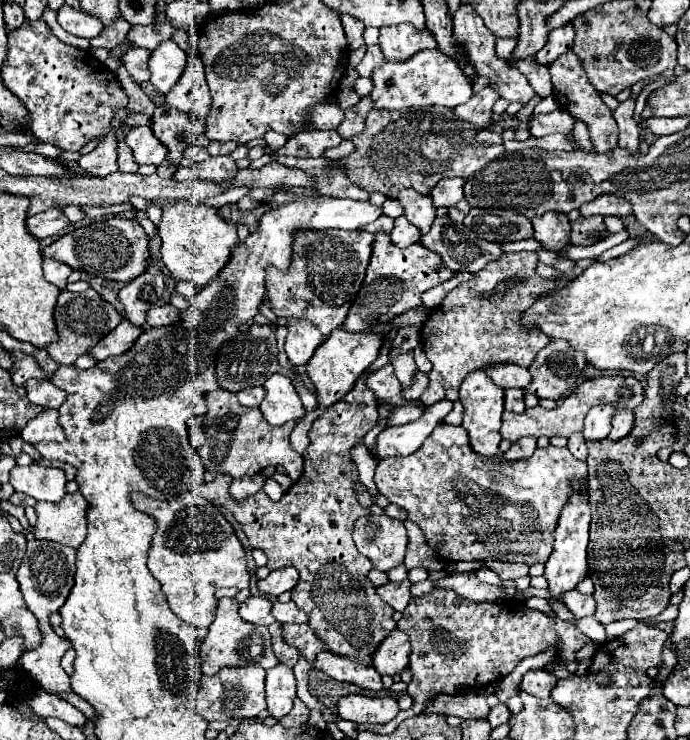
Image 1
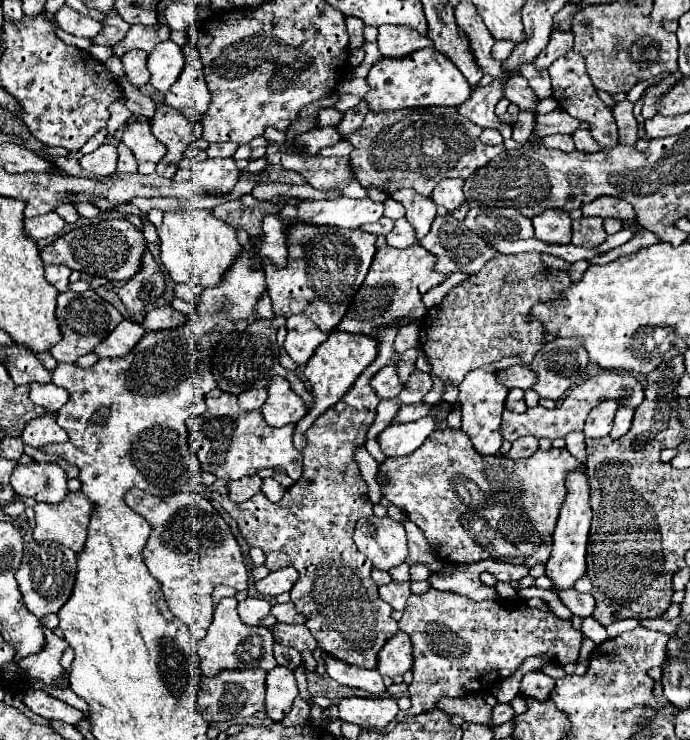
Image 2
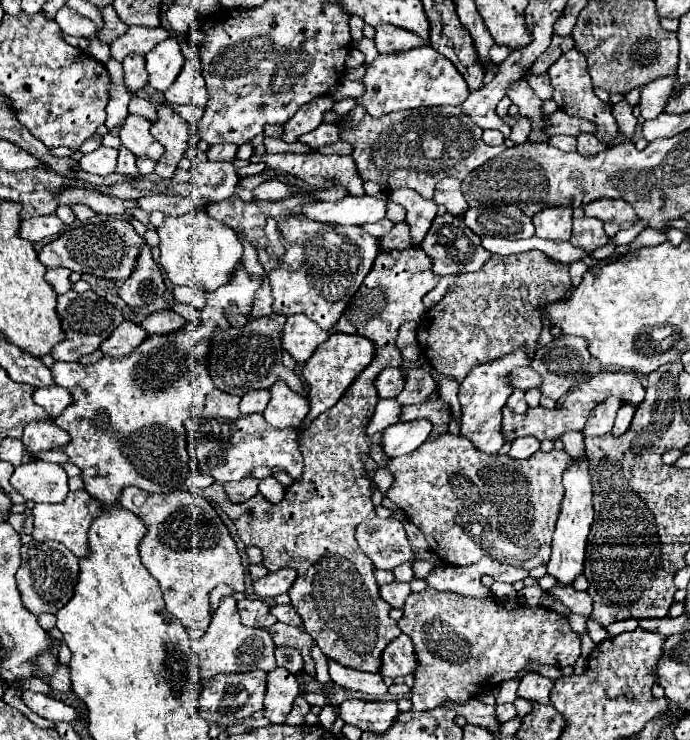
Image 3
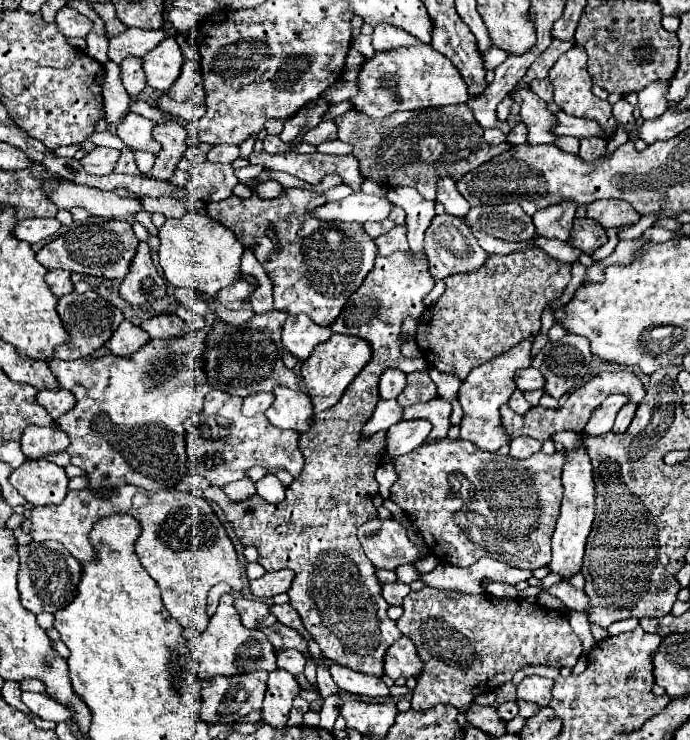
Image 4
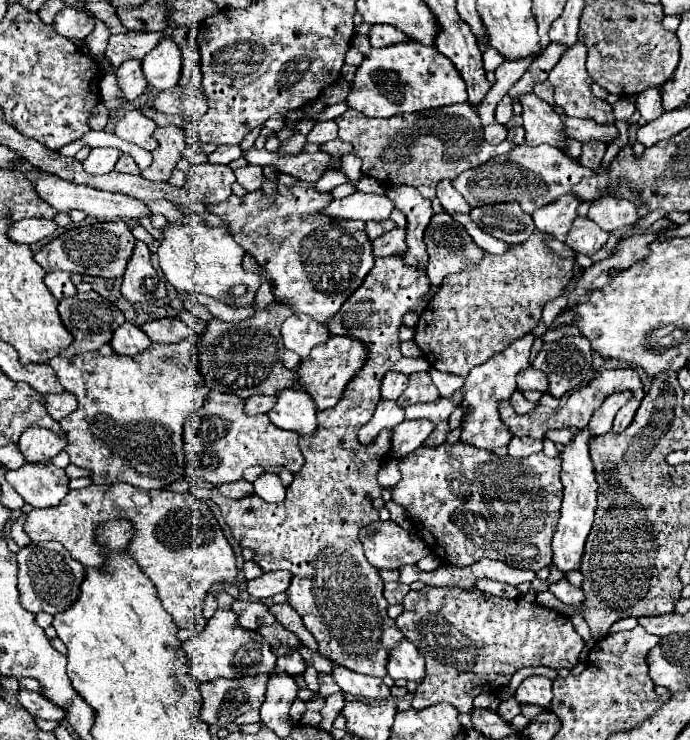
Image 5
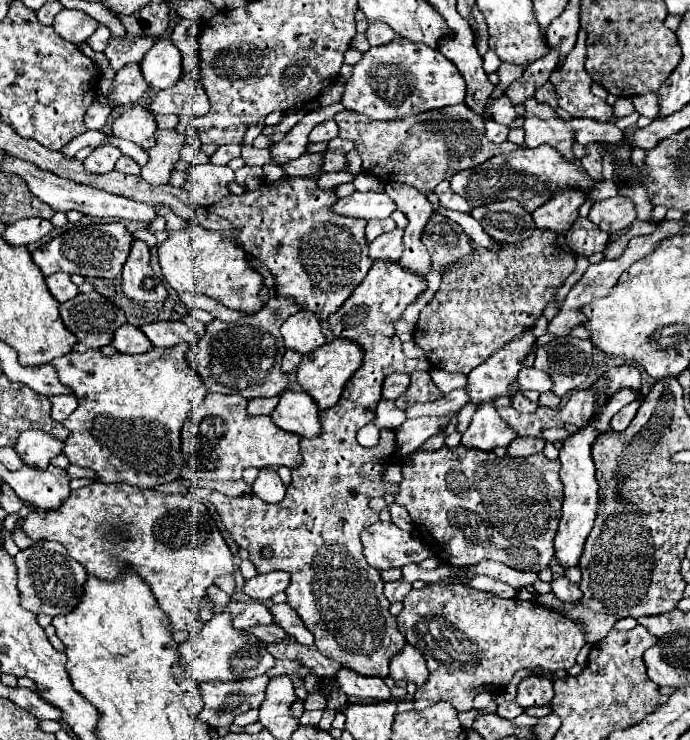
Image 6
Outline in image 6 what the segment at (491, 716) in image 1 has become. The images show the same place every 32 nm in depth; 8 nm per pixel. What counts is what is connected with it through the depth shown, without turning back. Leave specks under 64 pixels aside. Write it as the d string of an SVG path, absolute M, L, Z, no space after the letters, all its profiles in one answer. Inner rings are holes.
M512 700L512 702L504 702L504 704L500 704L498 706L498 710L496 710L496 714L498 716L502 716L502 718L506 718L506 720L514 720L518 714L522 714L524 710Z

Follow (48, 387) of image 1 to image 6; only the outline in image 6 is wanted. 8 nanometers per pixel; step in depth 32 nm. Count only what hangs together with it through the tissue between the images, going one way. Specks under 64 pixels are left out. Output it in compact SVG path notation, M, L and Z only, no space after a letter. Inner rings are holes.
M60 394L60 396L52 396L48 398L52 408L50 408L50 416L56 420L56 422L62 422L66 420L66 416L76 410L78 402L76 402L76 396L74 394Z

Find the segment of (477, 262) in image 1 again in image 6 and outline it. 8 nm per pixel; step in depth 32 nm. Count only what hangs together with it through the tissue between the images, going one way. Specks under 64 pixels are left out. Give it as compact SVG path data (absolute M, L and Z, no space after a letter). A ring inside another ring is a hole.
M434 212L422 232L422 242L430 252L432 268L428 274L428 288L424 298L420 298L416 304L424 308L424 304L436 294L442 274L440 270L452 270L460 264L462 256L470 256L474 252L470 244L470 236L462 230L460 224L452 222L450 218Z

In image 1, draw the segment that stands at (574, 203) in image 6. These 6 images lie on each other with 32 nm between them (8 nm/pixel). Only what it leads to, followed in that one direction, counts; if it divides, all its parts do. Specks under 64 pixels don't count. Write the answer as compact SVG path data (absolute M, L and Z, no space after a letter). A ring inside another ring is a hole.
M548 212L548 216L532 218L532 224L534 224L534 238L546 250L562 250L564 244L568 244L570 222L566 214Z

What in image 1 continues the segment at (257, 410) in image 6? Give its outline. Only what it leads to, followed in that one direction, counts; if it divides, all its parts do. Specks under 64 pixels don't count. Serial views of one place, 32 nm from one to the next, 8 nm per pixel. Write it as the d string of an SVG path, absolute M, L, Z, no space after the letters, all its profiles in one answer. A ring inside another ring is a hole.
M256 386L256 388L244 388L240 390L238 396L238 402L242 402L244 406L258 406L260 400L264 398L264 388L262 386Z

